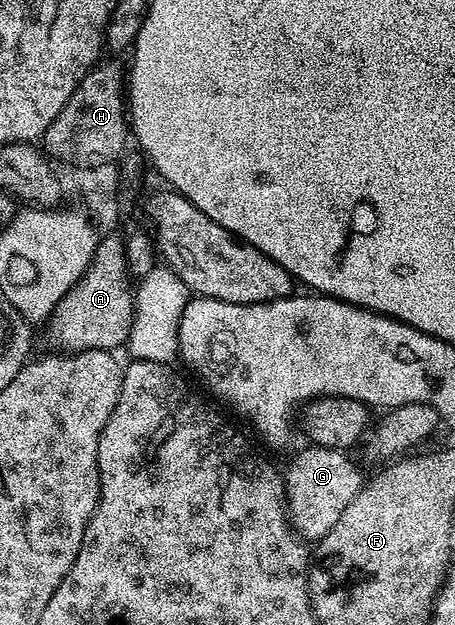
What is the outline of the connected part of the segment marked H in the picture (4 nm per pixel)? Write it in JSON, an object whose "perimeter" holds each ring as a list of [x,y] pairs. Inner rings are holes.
{"perimeter":[[[100,61],[69,96],[65,108],[49,124],[41,139],[46,157],[56,158],[77,168],[118,163],[129,142],[129,98],[125,93],[125,70],[115,62]]]}

